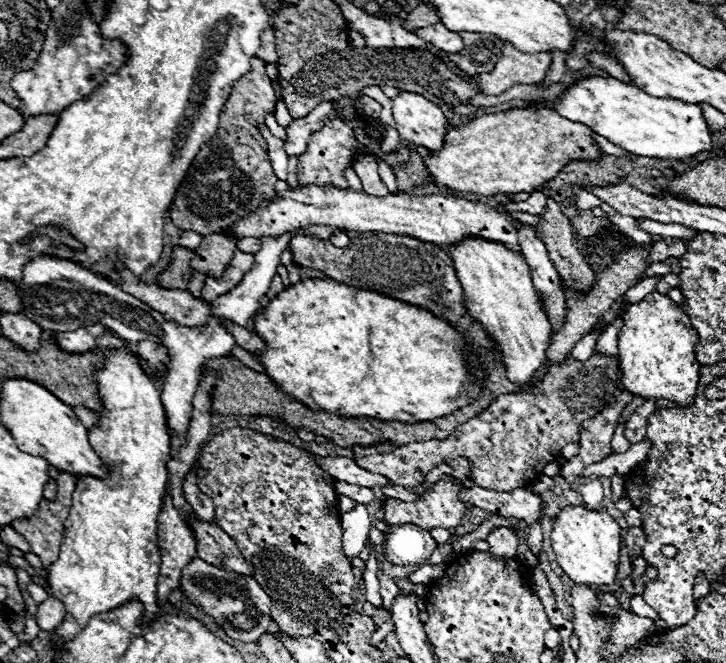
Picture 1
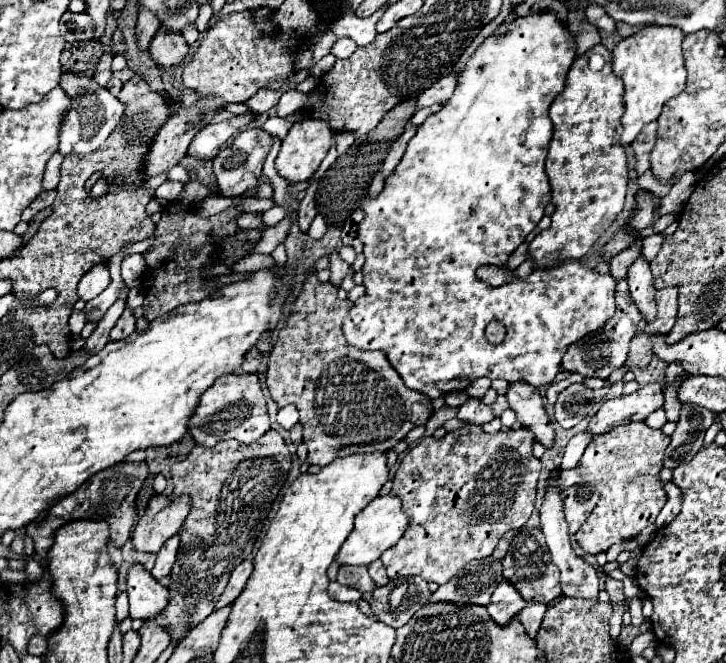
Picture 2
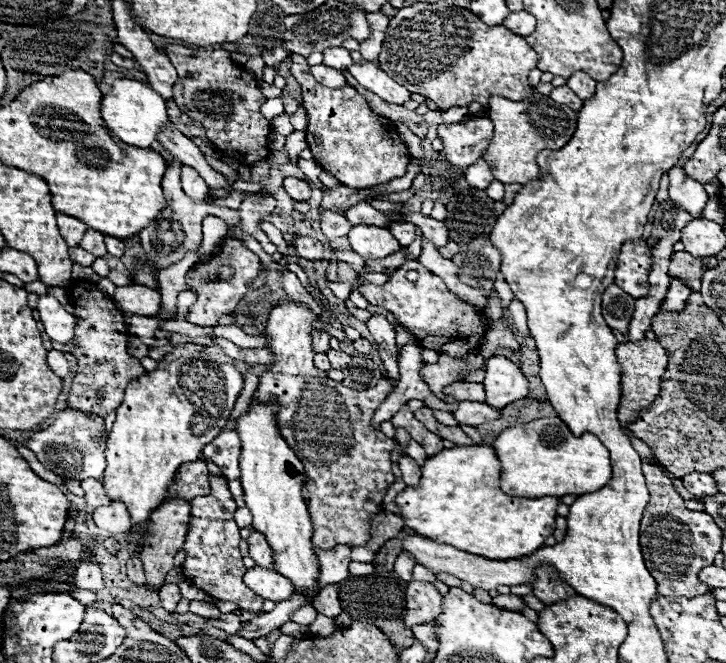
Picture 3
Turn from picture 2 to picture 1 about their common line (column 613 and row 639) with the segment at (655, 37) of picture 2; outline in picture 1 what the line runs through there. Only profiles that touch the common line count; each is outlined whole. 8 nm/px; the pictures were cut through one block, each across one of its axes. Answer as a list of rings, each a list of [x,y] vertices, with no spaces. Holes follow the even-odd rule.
[[[110,330],[96,338],[94,350],[104,350],[106,360],[100,372],[96,372],[98,394],[104,402],[102,412],[98,414],[98,426],[90,428],[92,448],[106,460],[110,466],[108,478],[82,476],[72,494],[70,516],[64,522],[64,536],[60,544],[58,562],[48,566],[48,584],[56,598],[66,606],[64,624],[54,632],[54,646],[62,640],[72,640],[88,620],[98,612],[108,612],[124,602],[130,602],[134,596],[144,604],[146,620],[152,620],[160,610],[156,602],[156,580],[160,570],[160,548],[158,548],[158,514],[166,496],[168,482],[168,460],[170,456],[170,430],[166,424],[166,412],[160,398],[160,388],[156,382],[142,370],[132,344],[116,338]]]

